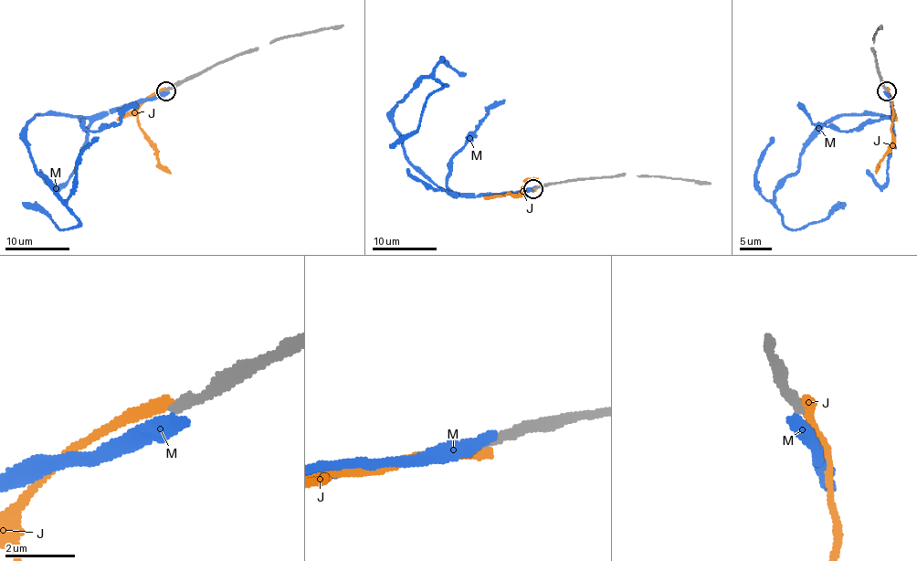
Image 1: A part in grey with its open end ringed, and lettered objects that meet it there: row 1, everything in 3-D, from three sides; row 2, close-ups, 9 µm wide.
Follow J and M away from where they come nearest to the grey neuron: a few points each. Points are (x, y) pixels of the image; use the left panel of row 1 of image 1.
J: (165, 89), (155, 91), (138, 109), (138, 124), (155, 158), (170, 173)
M: (165, 91), (89, 117), (36, 115), (26, 126), (34, 168), (79, 223), (59, 229), (23, 203)

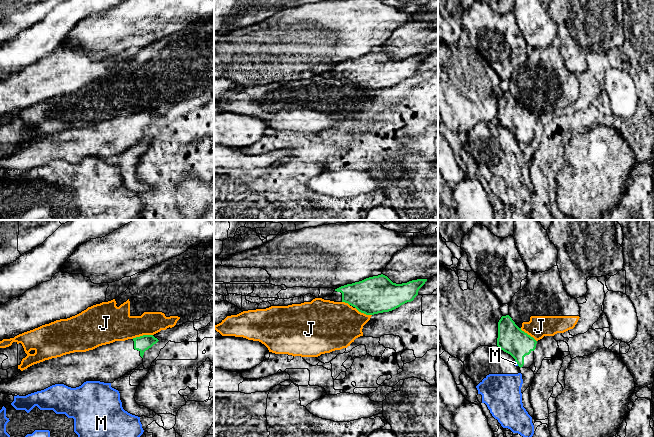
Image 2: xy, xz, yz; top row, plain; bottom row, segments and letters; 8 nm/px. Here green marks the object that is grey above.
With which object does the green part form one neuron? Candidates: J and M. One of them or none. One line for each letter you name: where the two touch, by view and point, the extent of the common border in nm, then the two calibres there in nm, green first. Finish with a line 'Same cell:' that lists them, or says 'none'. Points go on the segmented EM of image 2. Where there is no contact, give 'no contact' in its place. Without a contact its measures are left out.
Same cell: none

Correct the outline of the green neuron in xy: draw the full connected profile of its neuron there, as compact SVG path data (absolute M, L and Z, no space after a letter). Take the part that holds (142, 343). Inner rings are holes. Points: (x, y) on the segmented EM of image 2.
M143 335L125 341L115 341L86 352L74 352L45 360L19 372L11 379L2 380L0 393L26 396L55 384L64 384L68 387L76 388L86 381L113 383L116 379L142 364L144 352L158 341L153 335Z

